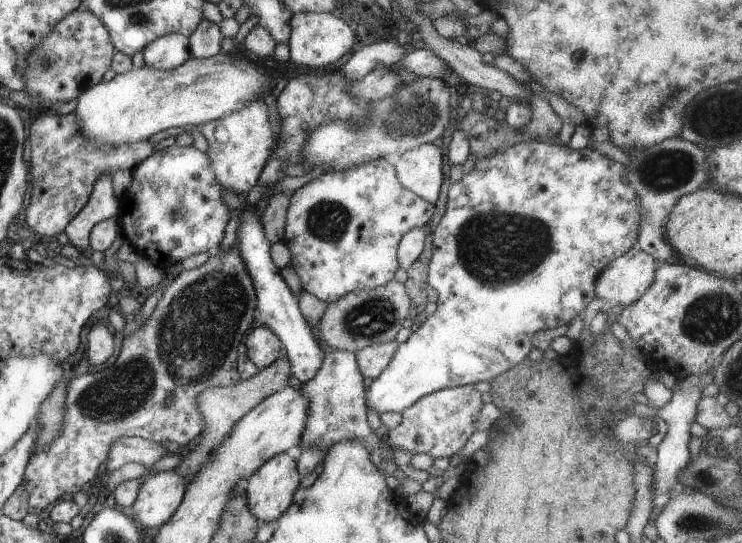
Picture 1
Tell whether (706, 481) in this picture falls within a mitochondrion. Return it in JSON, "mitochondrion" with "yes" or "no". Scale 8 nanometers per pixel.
{"mitochondrion":"yes"}

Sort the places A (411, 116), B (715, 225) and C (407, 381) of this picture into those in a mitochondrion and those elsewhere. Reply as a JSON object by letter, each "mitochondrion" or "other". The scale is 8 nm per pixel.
{"A":"mitochondrion","B":"other","C":"other"}

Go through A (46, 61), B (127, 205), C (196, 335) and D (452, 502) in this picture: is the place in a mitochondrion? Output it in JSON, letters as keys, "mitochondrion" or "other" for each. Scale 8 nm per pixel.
{"A":"mitochondrion","B":"other","C":"mitochondrion","D":"other"}

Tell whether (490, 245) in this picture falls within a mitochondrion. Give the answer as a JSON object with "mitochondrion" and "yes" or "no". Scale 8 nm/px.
{"mitochondrion":"yes"}

